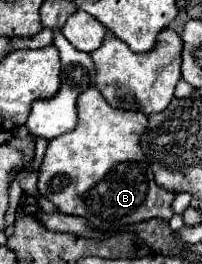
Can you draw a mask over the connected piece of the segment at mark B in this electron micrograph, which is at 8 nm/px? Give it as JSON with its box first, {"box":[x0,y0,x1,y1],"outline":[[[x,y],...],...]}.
{"box":[38,88,174,230],"outline":[[[88,88],[76,100],[78,124],[72,132],[62,134],[48,142],[42,164],[38,168],[38,192],[48,198],[60,212],[86,218],[98,230],[118,230],[120,226],[150,220],[150,218],[172,218],[174,192],[160,188],[148,168],[146,156],[140,150],[140,136],[146,128],[146,116],[140,112],[124,112],[108,106],[96,88]]]}

